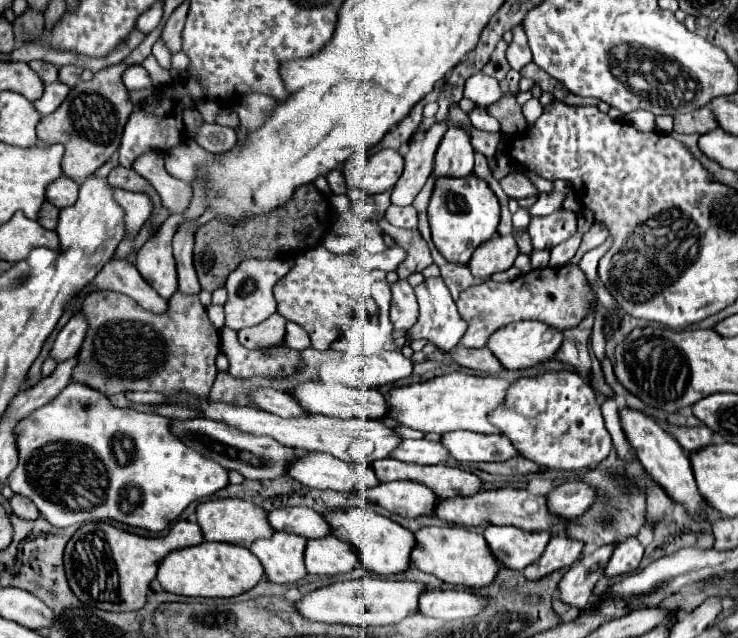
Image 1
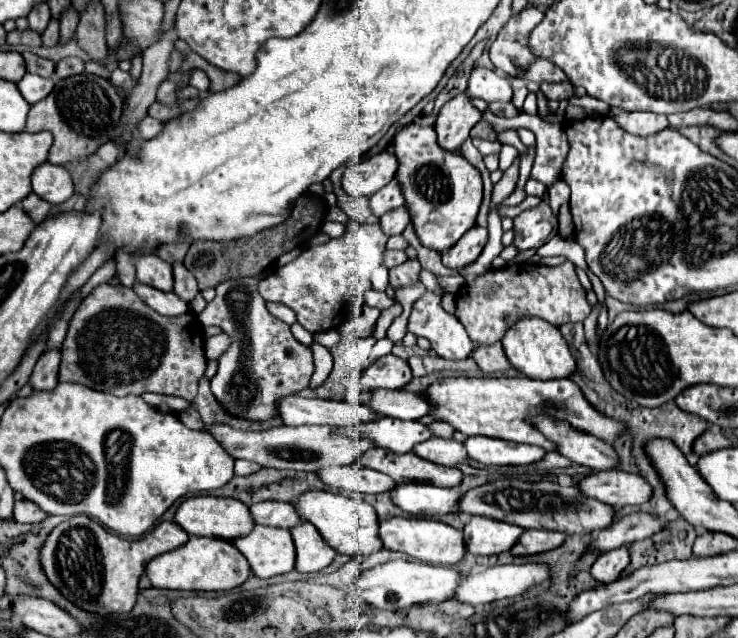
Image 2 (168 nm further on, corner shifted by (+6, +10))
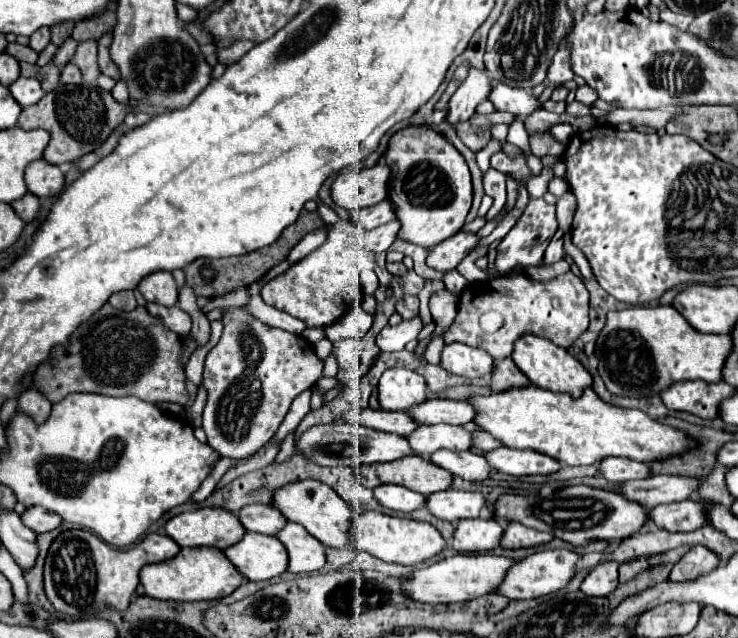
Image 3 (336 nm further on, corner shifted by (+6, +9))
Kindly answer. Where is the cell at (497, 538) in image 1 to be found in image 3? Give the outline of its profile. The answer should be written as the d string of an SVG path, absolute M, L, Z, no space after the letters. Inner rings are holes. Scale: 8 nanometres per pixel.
M464 519L454 531L452 547L460 553L492 551L500 545L504 525L496 519Z

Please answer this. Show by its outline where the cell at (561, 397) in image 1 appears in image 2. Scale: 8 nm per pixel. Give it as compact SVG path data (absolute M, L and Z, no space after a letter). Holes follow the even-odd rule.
M540 416L534 418L534 424L542 430L542 434L558 444L558 452L570 458L574 464L592 468L592 470L616 470L618 468L618 454L616 450L590 434L574 430L566 422L554 422L552 418Z

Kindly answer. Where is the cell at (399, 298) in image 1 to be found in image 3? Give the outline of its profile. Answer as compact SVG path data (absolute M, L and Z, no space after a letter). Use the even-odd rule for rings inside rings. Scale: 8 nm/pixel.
M420 317L404 319L398 325L386 325L380 331L380 335L376 337L376 345L380 347L380 351L402 351L406 347L406 343L410 343L412 339L418 337L422 327L424 327L424 323Z

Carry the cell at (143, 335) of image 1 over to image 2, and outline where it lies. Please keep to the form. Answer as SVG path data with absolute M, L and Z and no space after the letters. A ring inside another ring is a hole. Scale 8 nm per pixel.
M100 284L92 290L92 294L78 306L66 340L62 344L62 360L58 370L58 382L78 382L82 386L90 386L92 390L110 392L116 396L136 394L142 396L144 392L180 396L188 402L194 400L198 392L198 380L204 376L206 370L206 356L204 356L204 330L198 318L192 312L186 312L176 318L162 316L146 306L130 288L114 288L110 284Z

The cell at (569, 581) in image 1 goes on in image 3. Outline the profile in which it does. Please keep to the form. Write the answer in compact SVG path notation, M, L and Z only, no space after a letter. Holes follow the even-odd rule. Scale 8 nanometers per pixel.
M694 501L658 505L652 511L648 511L648 525L652 529L668 533L694 531L706 523L704 507L706 507L704 503L694 503Z

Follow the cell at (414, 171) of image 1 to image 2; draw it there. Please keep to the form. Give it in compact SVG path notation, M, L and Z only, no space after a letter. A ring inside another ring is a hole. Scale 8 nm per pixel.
M392 180L390 184L386 184L382 190L378 190L372 198L370 198L370 202L368 202L368 206L370 206L370 212L374 214L374 216L382 216L382 214L386 214L386 212L390 212L390 210L396 210L396 208L400 208L404 204L404 196L402 196L402 192L400 192L400 186L398 186L398 180Z

